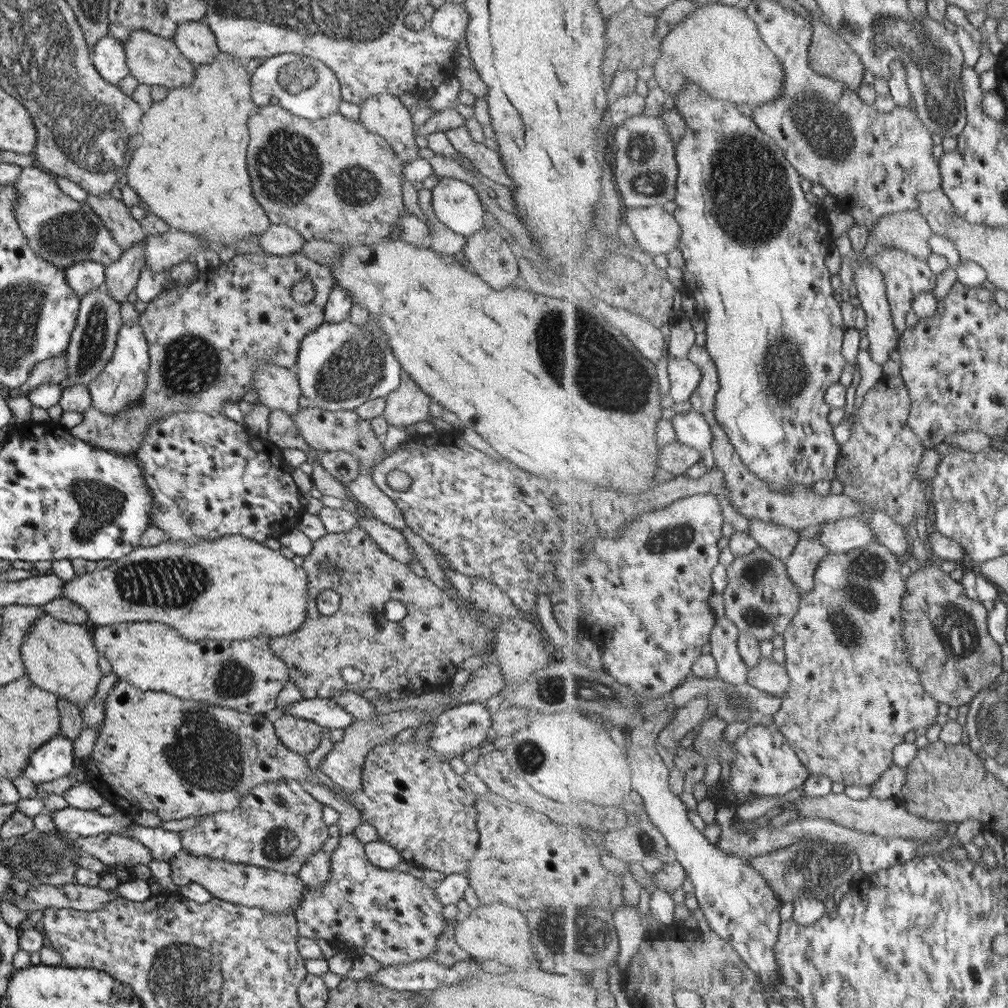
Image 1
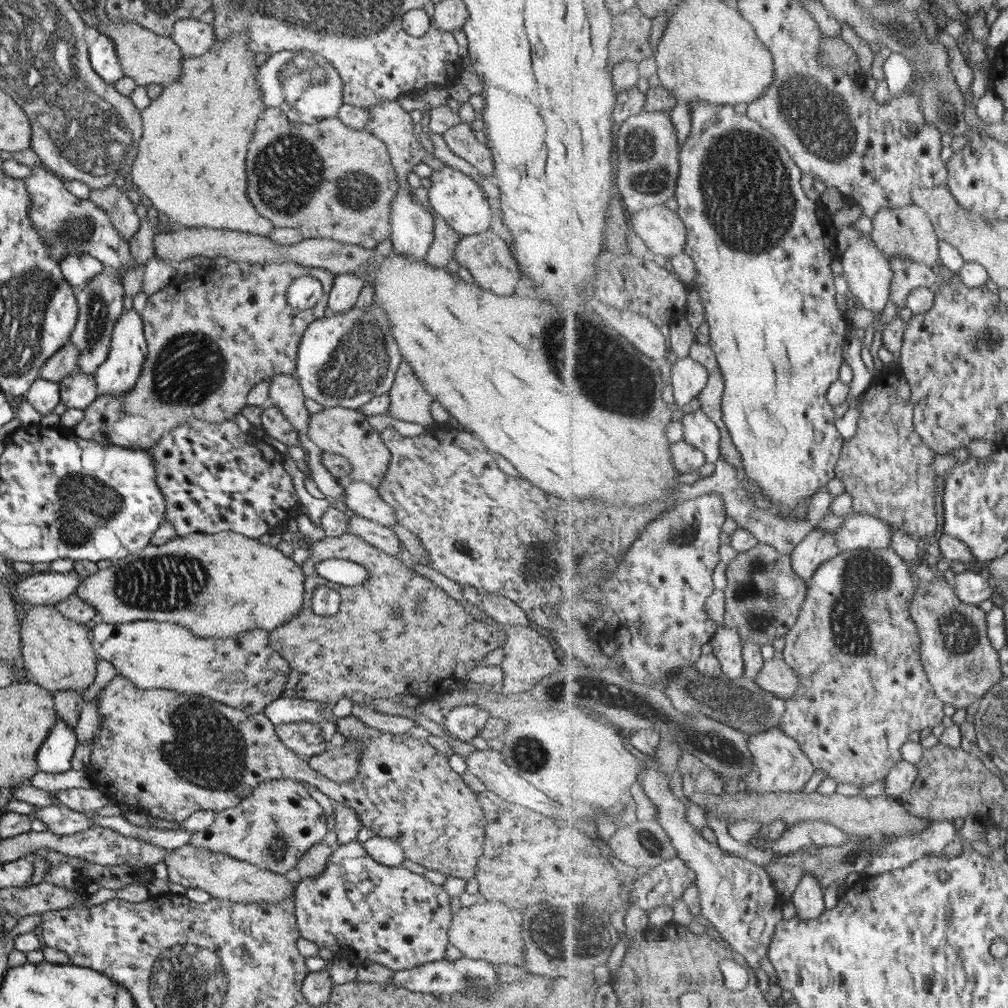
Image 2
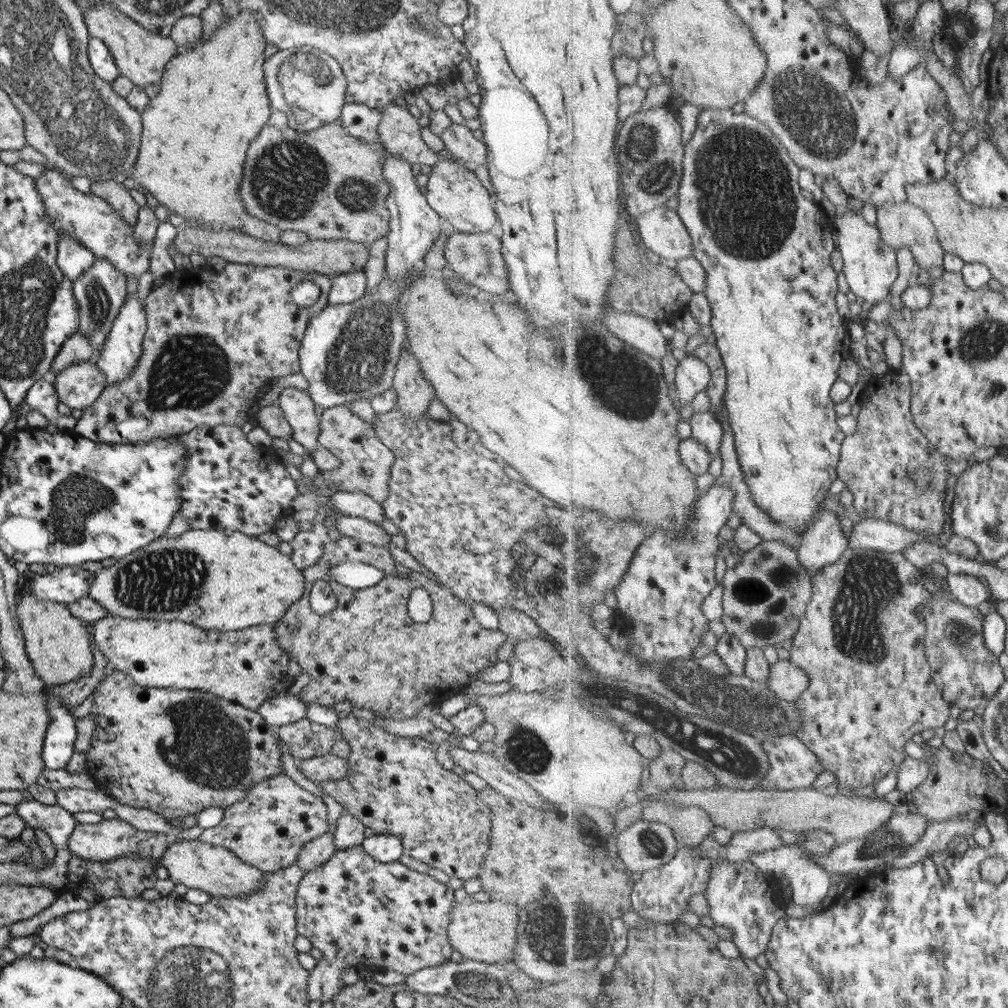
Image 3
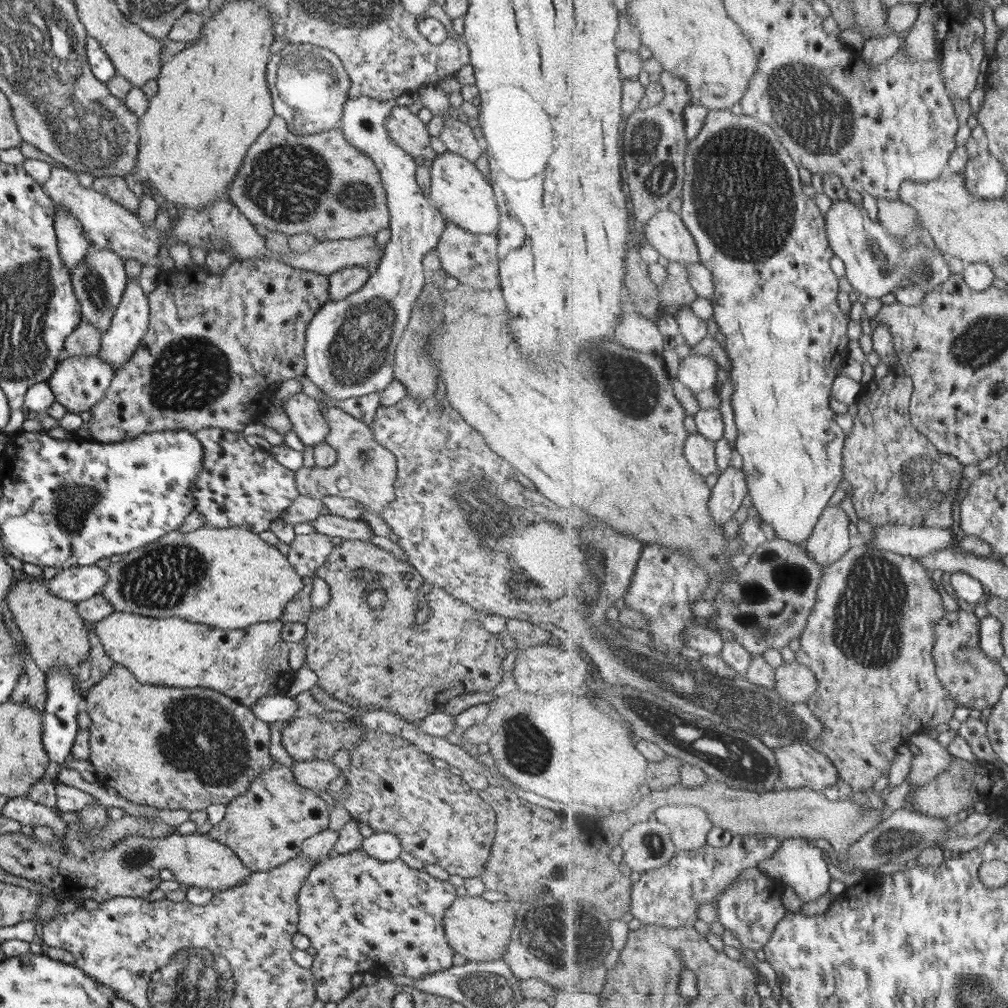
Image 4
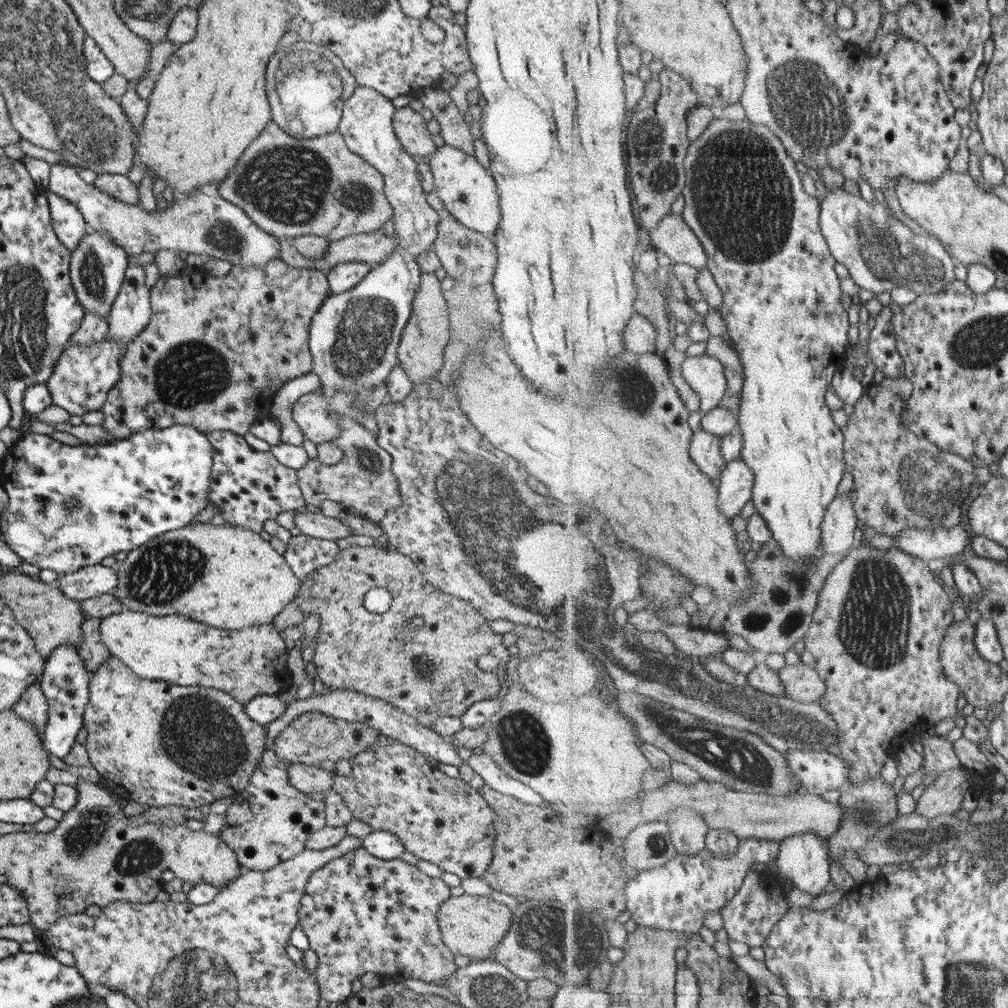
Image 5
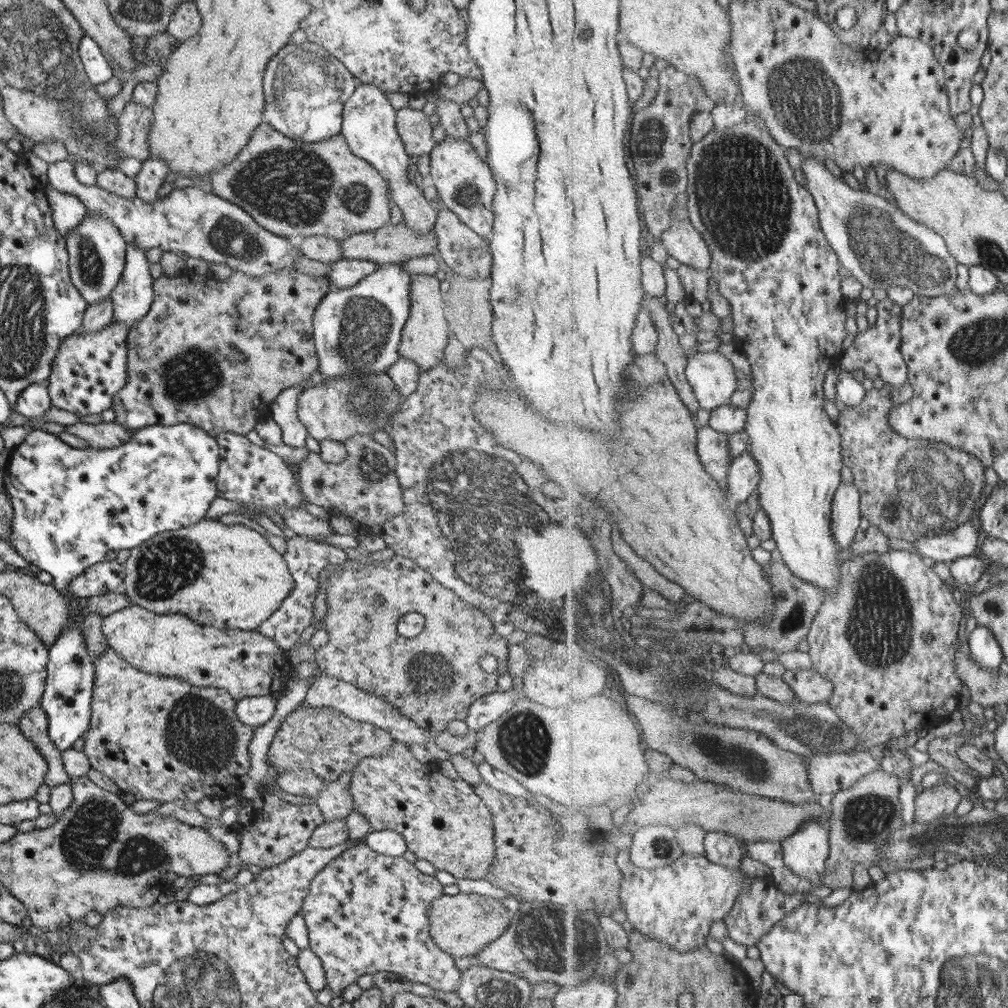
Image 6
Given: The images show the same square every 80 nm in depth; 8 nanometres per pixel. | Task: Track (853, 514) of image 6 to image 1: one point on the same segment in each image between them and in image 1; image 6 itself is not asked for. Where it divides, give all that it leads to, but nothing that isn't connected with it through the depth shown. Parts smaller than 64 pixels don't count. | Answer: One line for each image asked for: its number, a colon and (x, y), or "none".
1: (802, 564)
2: (818, 547)
3: (824, 543)
4: (831, 540)
5: (840, 525)

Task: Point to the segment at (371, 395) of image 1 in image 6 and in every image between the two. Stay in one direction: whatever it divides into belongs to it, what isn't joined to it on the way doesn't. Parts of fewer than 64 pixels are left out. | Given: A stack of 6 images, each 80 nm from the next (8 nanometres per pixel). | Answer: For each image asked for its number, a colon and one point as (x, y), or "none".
2: (344, 360)
3: (348, 352)
4: (349, 344)
5: (352, 338)
6: (358, 328)

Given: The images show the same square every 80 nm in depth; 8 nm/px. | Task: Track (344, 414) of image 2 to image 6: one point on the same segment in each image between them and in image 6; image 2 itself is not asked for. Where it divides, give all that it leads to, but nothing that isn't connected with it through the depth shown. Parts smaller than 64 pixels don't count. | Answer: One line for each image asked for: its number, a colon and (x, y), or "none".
3: (365, 465)
4: (364, 471)
5: (362, 481)
6: (363, 487)

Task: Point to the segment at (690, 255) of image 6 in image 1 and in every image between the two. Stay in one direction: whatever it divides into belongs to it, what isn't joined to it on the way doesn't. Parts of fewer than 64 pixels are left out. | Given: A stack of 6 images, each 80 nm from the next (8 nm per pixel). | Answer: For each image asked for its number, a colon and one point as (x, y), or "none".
1: (657, 232)
2: (663, 231)
3: (661, 229)
4: (666, 231)
5: (674, 239)

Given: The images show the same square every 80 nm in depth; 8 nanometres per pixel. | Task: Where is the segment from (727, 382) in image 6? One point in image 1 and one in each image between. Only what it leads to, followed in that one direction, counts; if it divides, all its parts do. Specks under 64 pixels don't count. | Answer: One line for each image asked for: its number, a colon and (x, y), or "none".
1: (684, 376)
2: (688, 378)
3: (692, 375)
4: (699, 373)
5: (706, 375)

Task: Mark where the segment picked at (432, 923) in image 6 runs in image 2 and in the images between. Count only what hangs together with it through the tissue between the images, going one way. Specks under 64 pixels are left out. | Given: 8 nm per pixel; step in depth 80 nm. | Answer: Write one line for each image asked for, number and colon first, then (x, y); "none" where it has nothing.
2: (491, 931)
3: (486, 932)
4: (478, 930)
5: (470, 925)

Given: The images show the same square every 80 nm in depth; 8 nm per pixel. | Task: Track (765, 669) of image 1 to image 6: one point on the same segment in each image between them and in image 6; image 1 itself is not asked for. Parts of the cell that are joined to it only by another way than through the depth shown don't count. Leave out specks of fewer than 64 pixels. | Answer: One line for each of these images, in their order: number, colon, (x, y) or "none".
2: (777, 676)
3: (787, 680)
4: (796, 683)
5: (802, 683)
6: (812, 688)

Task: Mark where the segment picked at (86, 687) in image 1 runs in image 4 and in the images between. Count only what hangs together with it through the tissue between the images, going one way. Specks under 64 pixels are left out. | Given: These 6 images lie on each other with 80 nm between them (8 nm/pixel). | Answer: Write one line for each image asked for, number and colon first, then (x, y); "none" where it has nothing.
2: (56, 654)
3: (56, 644)
4: (53, 633)

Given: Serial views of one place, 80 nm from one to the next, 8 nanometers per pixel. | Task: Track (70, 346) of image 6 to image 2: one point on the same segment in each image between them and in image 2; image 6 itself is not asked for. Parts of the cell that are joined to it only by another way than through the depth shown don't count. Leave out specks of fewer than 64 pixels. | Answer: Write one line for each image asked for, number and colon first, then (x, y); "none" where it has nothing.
2: (77, 391)
3: (77, 386)
4: (78, 382)
5: (81, 377)

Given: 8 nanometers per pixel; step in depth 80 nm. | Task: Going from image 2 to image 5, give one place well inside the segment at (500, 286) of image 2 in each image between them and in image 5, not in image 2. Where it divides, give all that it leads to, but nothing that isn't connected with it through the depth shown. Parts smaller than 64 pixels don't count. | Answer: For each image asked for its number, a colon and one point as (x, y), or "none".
3: (475, 257)
4: (471, 258)
5: (452, 239)

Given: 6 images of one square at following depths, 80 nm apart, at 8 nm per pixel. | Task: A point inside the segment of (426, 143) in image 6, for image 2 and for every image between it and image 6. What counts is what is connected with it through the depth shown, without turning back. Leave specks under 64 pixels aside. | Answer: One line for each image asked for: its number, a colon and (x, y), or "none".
2: (387, 121)
3: (400, 134)
4: (410, 134)
5: (409, 127)

